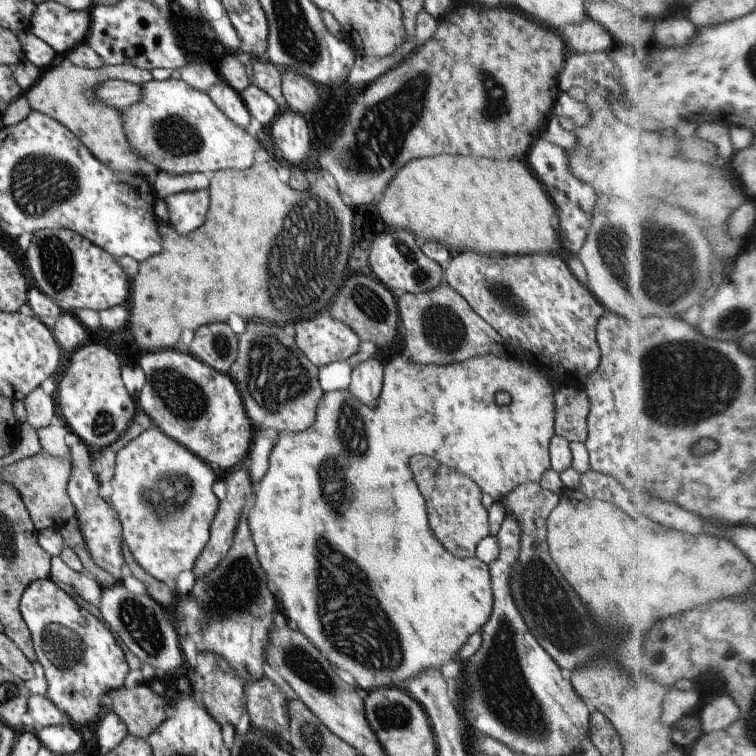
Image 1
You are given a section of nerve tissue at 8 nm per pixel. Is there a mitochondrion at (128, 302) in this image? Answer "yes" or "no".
no

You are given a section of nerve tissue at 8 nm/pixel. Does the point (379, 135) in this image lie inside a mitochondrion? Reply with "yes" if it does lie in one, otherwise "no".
yes

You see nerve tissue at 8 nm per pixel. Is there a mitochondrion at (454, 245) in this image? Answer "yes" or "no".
no

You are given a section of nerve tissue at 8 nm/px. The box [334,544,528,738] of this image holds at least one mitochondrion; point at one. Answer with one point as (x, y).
(394, 714)

